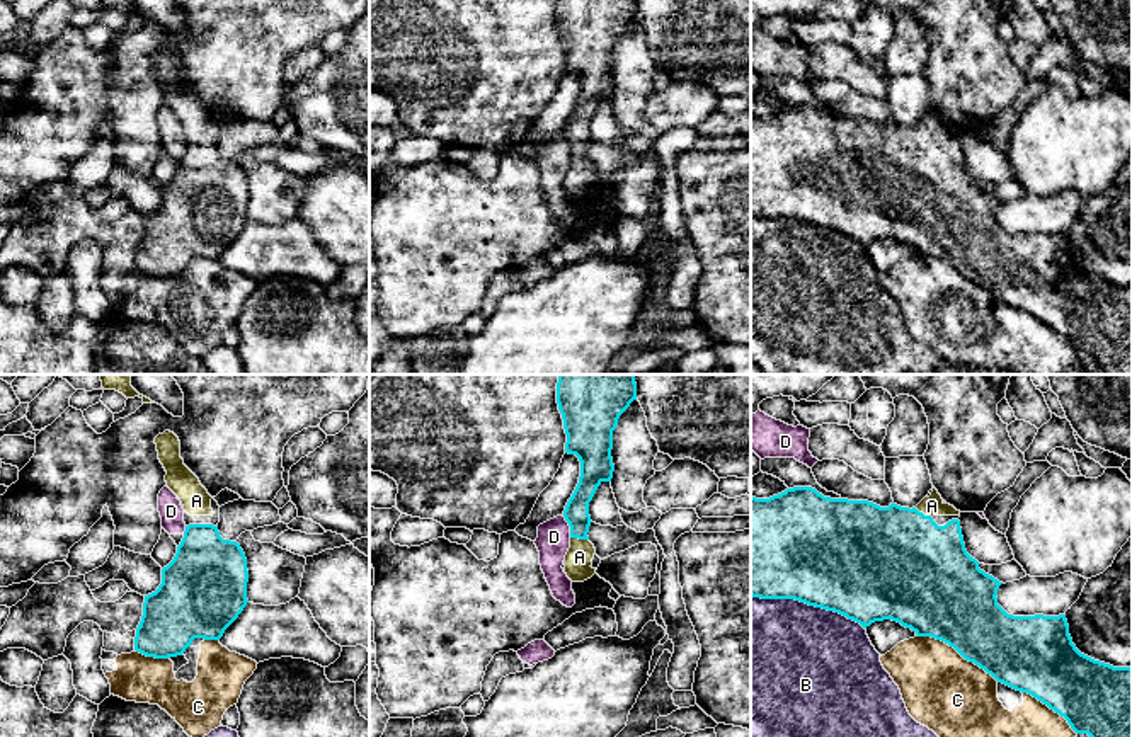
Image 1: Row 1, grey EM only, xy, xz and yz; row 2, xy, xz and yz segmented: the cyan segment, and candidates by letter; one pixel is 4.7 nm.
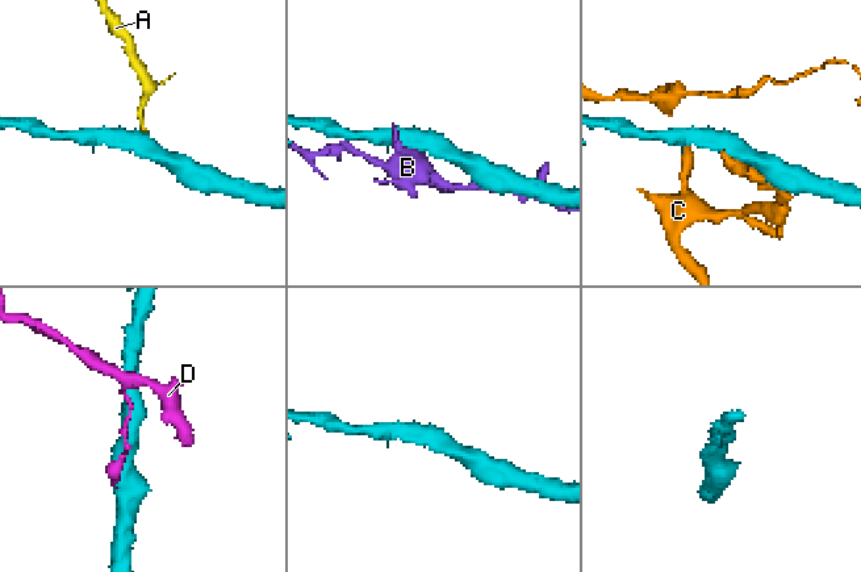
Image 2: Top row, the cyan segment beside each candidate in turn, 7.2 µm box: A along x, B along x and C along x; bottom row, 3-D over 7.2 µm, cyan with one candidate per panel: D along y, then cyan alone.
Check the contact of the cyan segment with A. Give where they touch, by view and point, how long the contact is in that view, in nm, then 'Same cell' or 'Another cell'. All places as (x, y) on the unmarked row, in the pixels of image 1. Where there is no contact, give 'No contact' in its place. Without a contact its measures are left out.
Touches cyan at xz (579, 157). Shared border 90 nm. Same cell

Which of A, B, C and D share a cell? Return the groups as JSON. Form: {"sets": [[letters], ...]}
{"sets": [["A"], ["B"], ["C"], ["D"]]}

